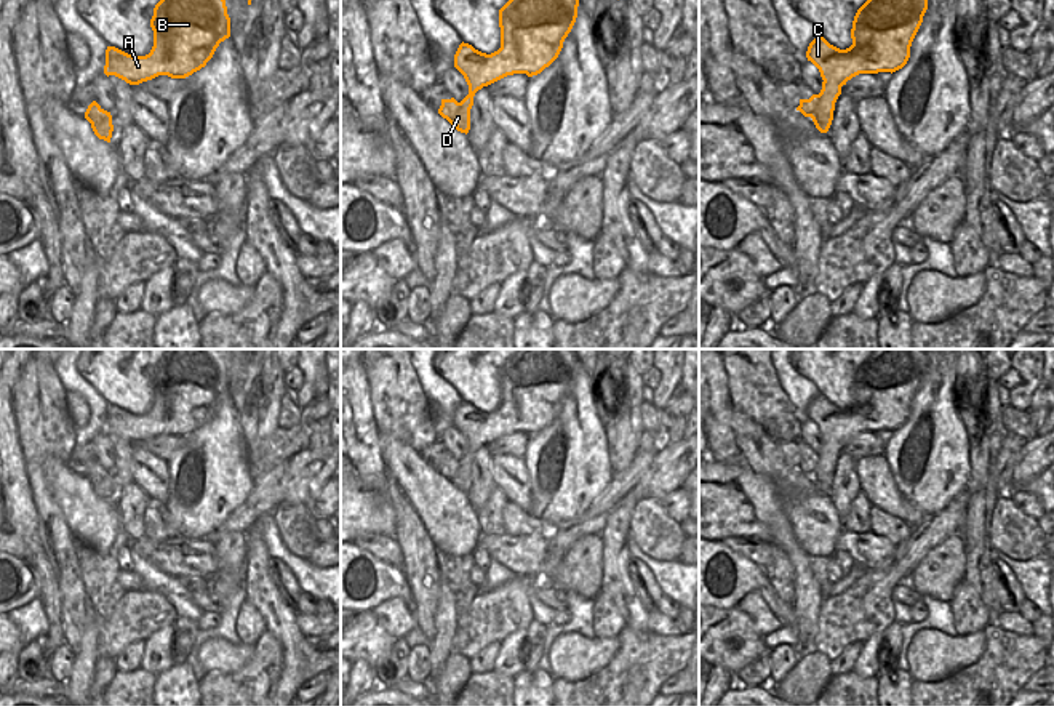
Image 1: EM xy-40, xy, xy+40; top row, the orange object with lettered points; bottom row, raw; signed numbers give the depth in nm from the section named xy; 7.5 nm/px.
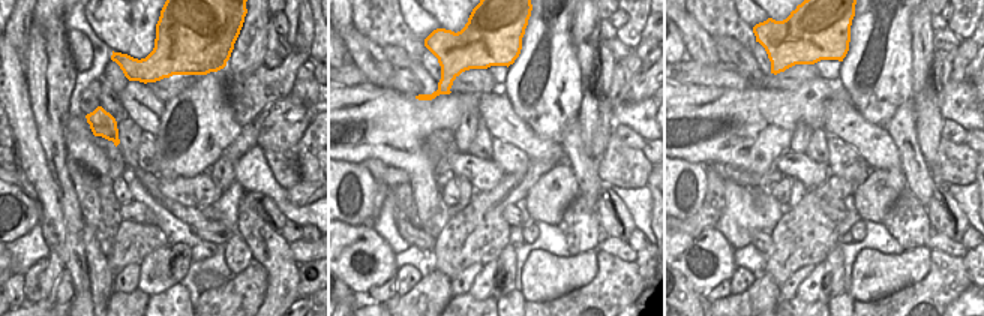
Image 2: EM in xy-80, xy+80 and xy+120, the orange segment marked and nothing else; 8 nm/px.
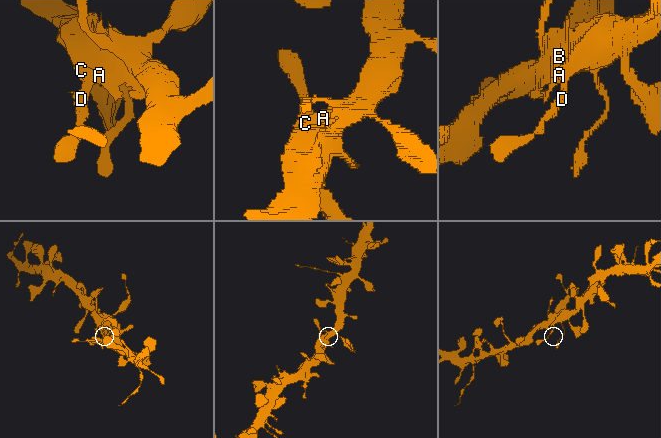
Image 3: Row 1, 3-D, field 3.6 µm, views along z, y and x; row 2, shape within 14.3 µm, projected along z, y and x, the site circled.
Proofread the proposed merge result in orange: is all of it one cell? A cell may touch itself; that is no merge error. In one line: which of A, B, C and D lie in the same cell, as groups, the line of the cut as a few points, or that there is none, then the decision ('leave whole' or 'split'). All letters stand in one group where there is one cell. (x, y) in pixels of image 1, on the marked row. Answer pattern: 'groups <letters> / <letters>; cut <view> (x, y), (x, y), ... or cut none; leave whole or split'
groups A B C / D; cut xy+40 (824, 80), (840, 87); split

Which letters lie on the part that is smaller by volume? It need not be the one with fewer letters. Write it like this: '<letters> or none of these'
D

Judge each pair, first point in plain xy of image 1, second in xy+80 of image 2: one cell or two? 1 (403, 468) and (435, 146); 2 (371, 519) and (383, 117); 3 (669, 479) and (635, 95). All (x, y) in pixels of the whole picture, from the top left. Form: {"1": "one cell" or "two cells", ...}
{"1": "one cell", "2": "one cell", "3": "one cell"}

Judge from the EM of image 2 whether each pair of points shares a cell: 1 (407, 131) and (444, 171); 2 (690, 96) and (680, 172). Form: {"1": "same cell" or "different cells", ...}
{"1": "different cells", "2": "different cells"}

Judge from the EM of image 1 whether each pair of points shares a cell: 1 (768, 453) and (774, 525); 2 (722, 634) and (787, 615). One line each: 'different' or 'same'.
1: different
2: different

